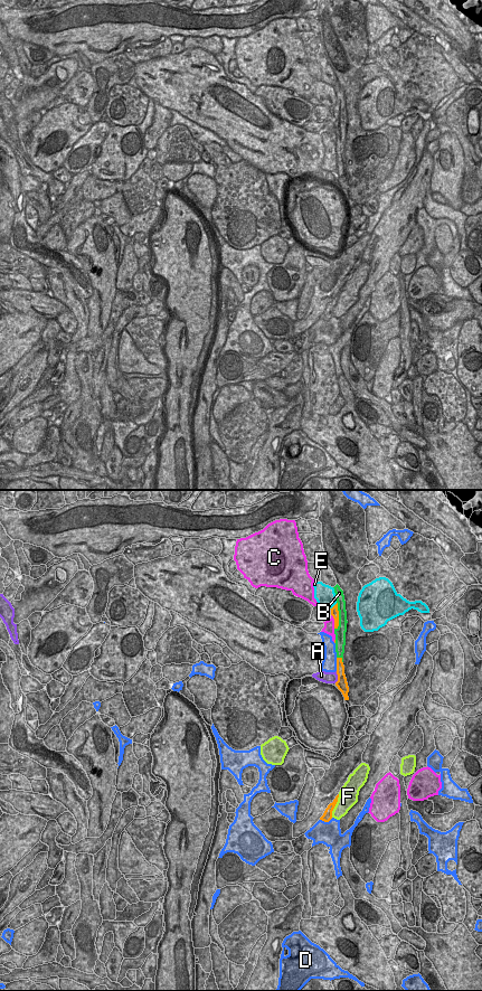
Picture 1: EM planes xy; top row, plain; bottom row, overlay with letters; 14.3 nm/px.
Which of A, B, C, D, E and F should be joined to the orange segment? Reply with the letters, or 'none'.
B

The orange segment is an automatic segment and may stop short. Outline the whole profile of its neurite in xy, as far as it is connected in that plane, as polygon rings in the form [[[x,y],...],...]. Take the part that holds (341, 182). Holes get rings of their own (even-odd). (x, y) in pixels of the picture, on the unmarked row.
[[[337,83],[334,86],[334,92],[337,96],[337,103],[329,107],[331,110],[331,114],[334,117],[334,133],[335,133],[335,151],[337,151],[337,173],[338,180],[335,185],[342,191],[344,199],[349,199],[348,191],[349,186],[347,181],[347,177],[344,173],[344,164],[343,164],[343,152],[346,144],[346,131],[347,131],[347,110],[346,110],[346,100],[343,89]]]

